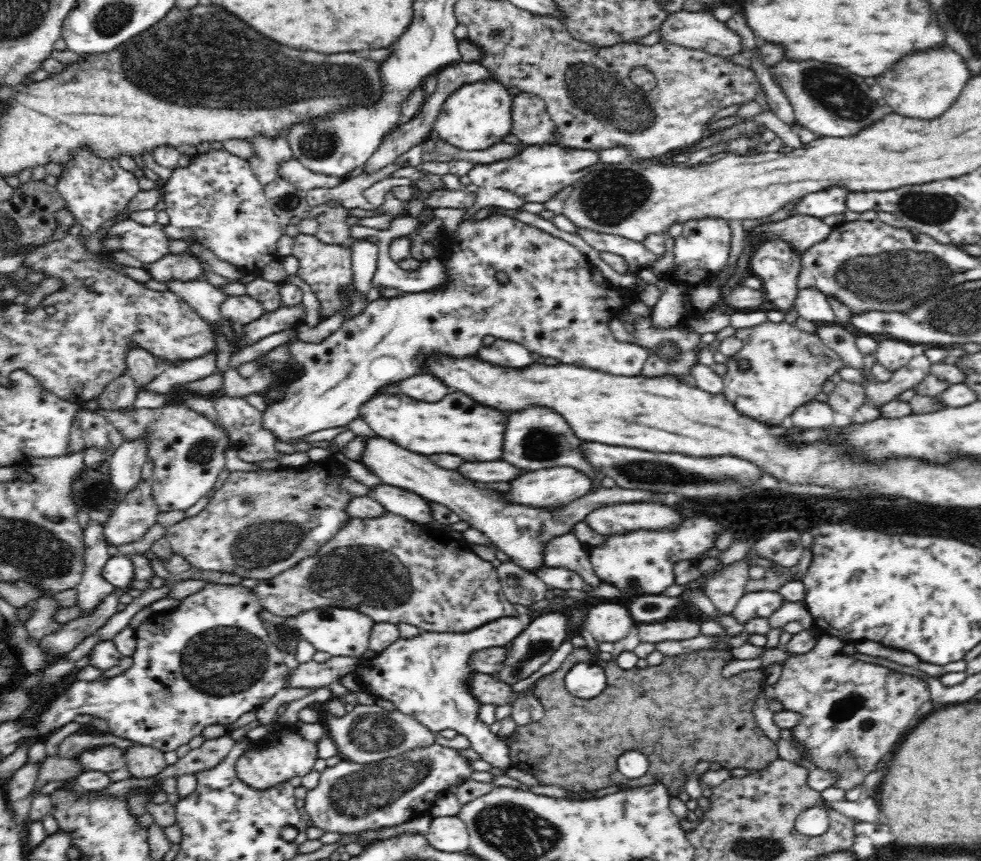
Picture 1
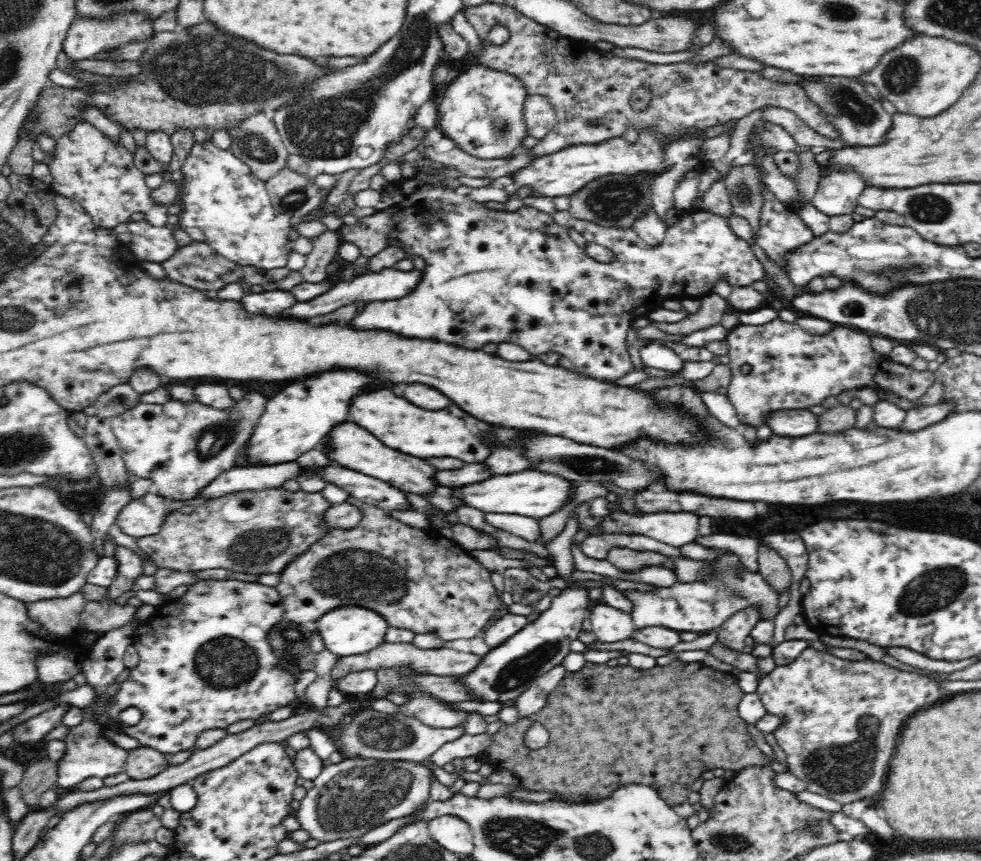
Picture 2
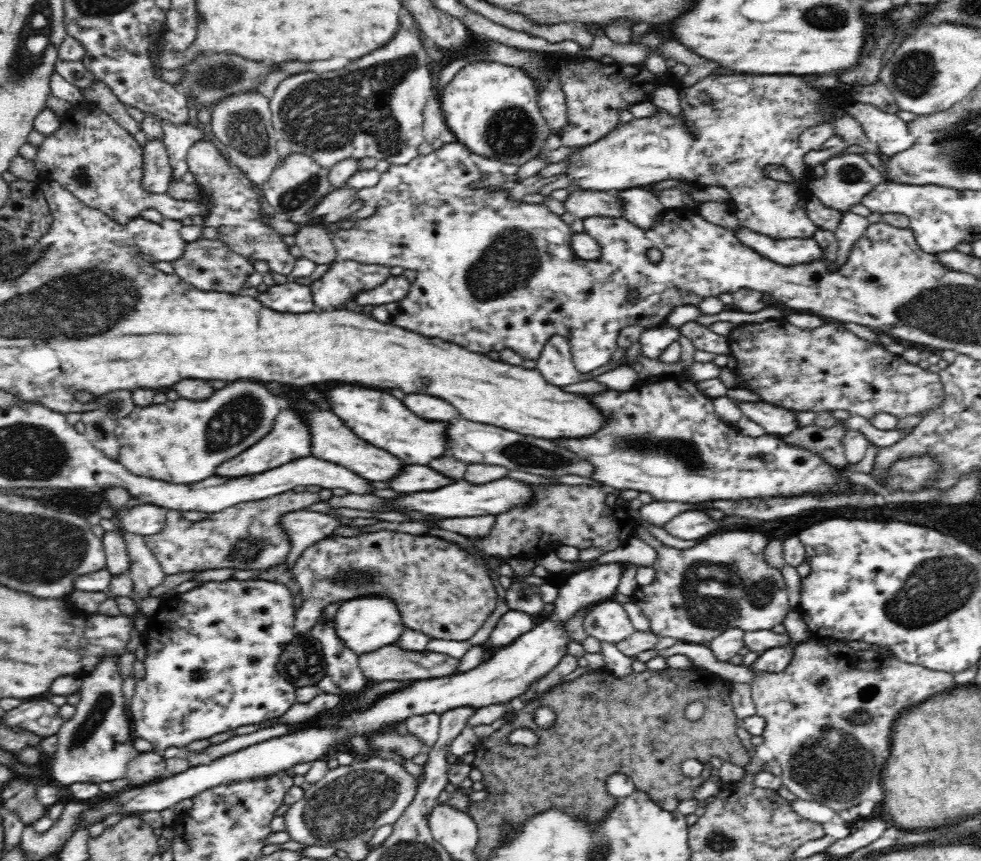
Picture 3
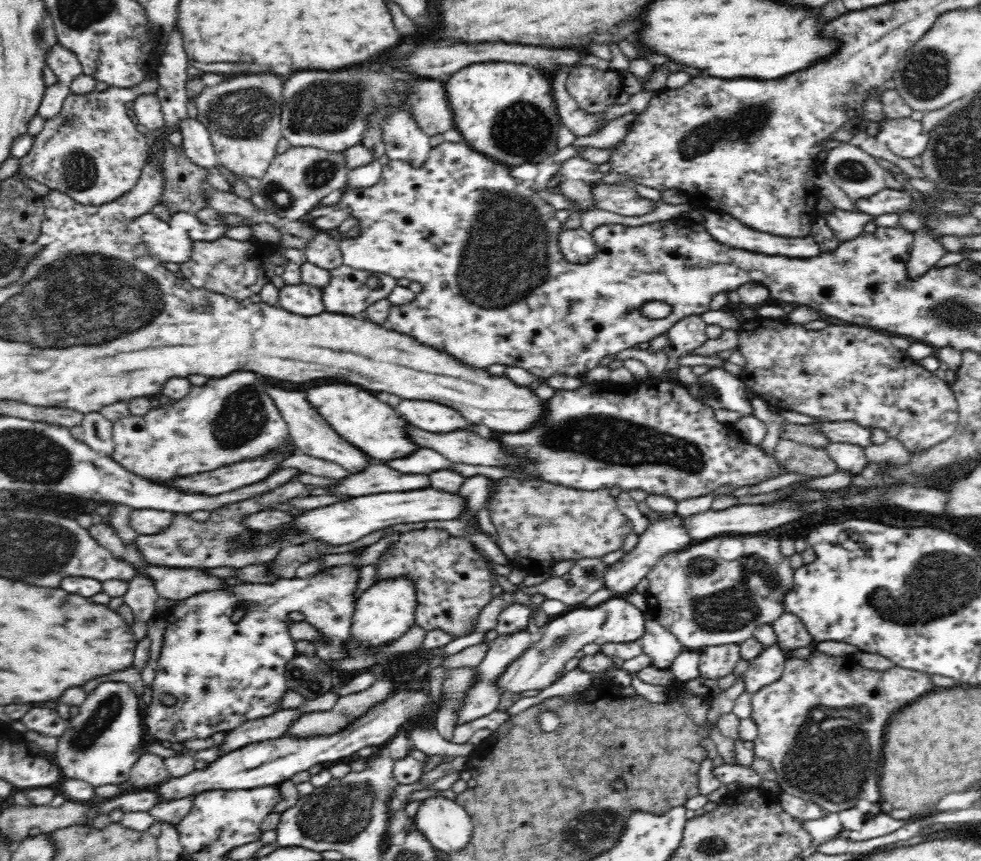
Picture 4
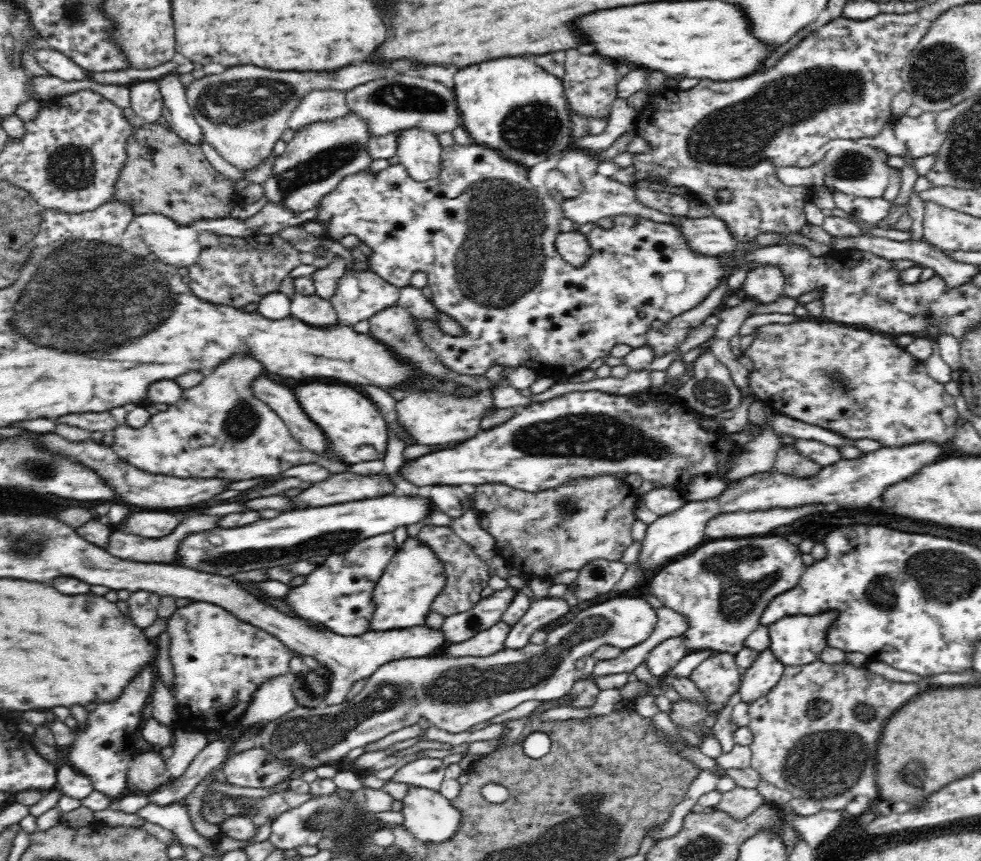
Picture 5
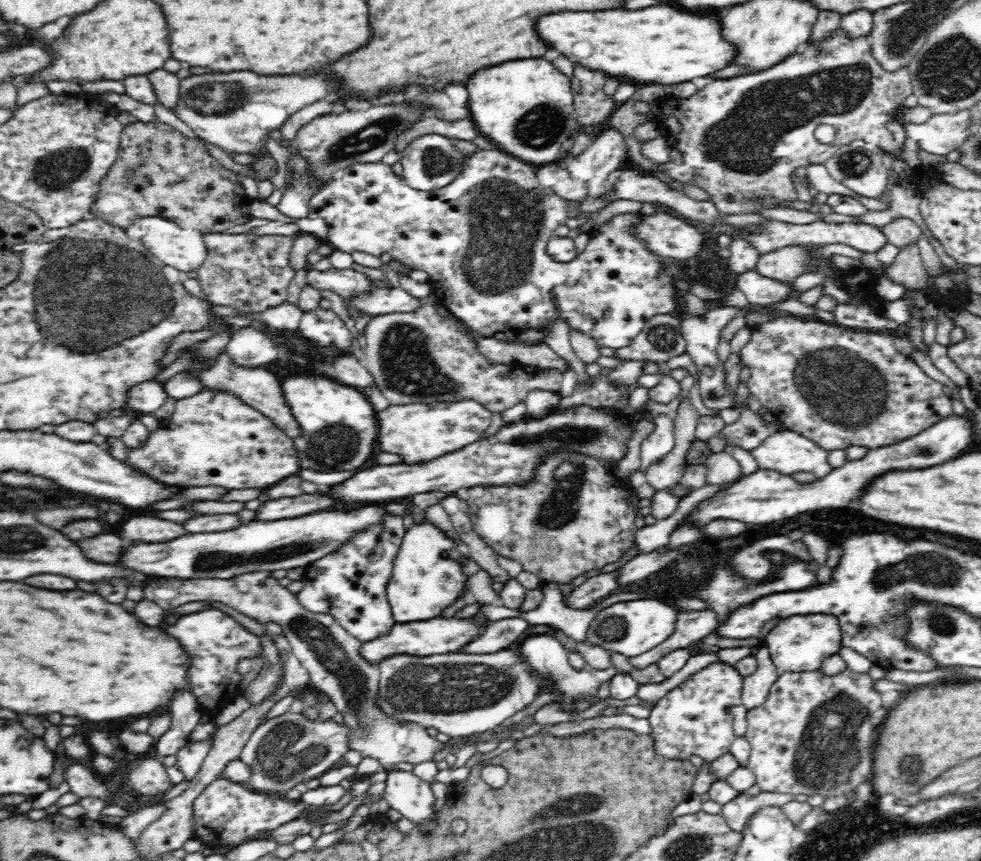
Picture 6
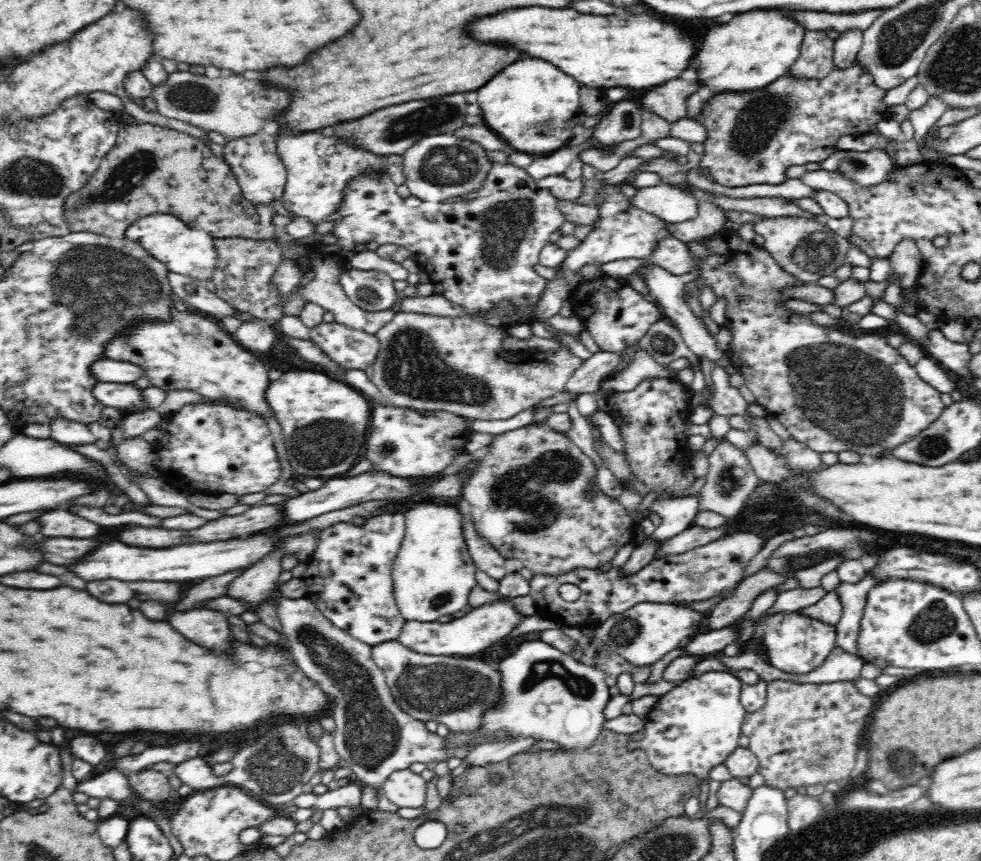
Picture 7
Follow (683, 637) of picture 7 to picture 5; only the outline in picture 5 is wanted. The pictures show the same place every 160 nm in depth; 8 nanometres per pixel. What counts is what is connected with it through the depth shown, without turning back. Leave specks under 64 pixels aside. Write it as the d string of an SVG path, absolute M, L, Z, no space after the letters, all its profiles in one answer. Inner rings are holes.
M618 596L578 612L567 624L551 626L548 628L546 642L541 645L528 643L524 648L504 648L484 657L434 654L393 660L380 665L380 668L366 679L360 693L350 702L311 709L297 706L284 716L265 722L262 730L258 732L258 747L270 753L276 761L284 761L293 770L293 776L300 776L303 772L341 760L354 748L364 747L391 732L418 724L422 718L446 732L466 732L475 724L488 722L494 716L504 714L522 702L561 699L577 681L579 672L574 666L576 660L591 655L603 644L622 650L638 646L650 638L657 622L656 609L648 603L646 597Z

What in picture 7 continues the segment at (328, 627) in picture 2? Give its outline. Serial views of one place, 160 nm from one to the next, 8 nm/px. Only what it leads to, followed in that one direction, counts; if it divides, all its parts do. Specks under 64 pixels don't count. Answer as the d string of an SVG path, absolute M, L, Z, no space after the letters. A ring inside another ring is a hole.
M431 500L412 504L404 511L405 535L393 560L391 577L399 611L406 621L433 623L440 616L448 616L469 605L469 596L477 585L474 573L477 567L471 557L463 531L462 513L456 504L436 503Z

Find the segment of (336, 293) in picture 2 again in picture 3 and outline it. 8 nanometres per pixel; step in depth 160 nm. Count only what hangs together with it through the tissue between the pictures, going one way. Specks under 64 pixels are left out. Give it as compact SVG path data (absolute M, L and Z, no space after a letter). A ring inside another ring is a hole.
M403 276L388 277L387 281L384 281L378 288L374 288L372 292L362 292L358 293L358 298L354 300L360 306L374 305L374 306L386 306L389 303L399 302L404 300L412 285Z

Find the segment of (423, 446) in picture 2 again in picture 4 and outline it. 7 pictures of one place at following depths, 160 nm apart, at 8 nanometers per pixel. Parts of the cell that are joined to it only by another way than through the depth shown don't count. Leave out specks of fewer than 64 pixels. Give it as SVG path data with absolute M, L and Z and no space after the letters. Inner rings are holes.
M326 384L322 388L312 388L308 392L308 400L337 434L370 458L394 460L416 450L416 446L404 434L404 426L408 424L396 414L394 408L380 402L370 392L346 384Z

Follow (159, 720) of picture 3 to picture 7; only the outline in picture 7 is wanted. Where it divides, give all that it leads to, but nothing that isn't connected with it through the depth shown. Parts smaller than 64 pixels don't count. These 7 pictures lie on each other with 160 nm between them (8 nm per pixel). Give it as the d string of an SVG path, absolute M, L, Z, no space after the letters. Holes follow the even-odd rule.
M393 511L369 517L362 526L355 526L352 522L330 525L318 532L314 552L307 562L308 569L304 576L301 576L306 582L305 597L310 599L334 625L369 645L400 638L406 622L396 604L393 578L391 577L393 560L402 544L405 526L404 512ZM198 608L190 612L174 612L168 616L168 622L188 640L216 650L218 654L228 654L228 642L232 642L232 634L226 616L228 614L223 612Z

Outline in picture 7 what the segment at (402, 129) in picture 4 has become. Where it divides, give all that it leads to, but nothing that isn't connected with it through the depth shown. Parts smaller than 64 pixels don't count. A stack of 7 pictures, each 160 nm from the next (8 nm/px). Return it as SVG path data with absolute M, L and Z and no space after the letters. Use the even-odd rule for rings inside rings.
M455 134L426 136L403 154L403 173L407 177L407 187L414 197L422 201L471 201L473 194L483 187L483 182L496 164L487 152L477 142Z

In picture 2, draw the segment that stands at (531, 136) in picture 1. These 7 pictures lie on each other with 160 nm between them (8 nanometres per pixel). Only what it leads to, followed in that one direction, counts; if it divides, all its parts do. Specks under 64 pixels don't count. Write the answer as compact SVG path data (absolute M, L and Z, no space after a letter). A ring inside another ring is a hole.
M528 95L523 104L523 117L526 121L528 136L544 138L550 136L557 123L556 111L544 95Z

